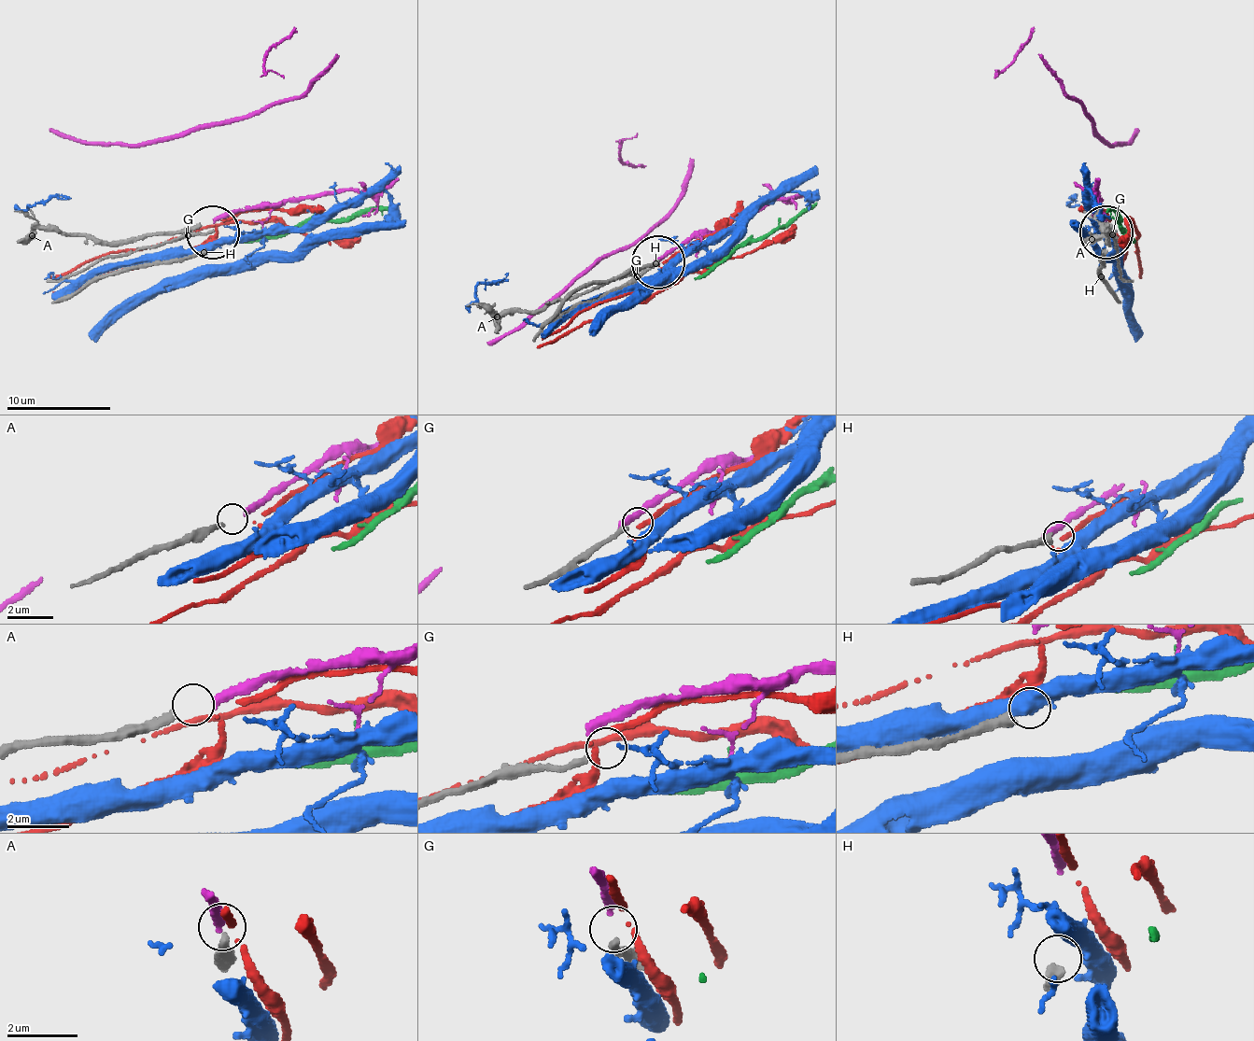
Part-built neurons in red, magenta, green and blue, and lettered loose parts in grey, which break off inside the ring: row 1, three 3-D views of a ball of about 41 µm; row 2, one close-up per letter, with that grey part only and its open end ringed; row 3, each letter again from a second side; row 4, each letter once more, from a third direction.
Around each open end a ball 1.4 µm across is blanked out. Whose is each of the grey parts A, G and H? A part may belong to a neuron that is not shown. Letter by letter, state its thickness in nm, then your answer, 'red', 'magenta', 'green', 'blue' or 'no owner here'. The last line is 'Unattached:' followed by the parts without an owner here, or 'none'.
A: 240 nm | magenta
G: 190 nm | no owner here
H: 360 nm | no owner here
Unattached: G, H

